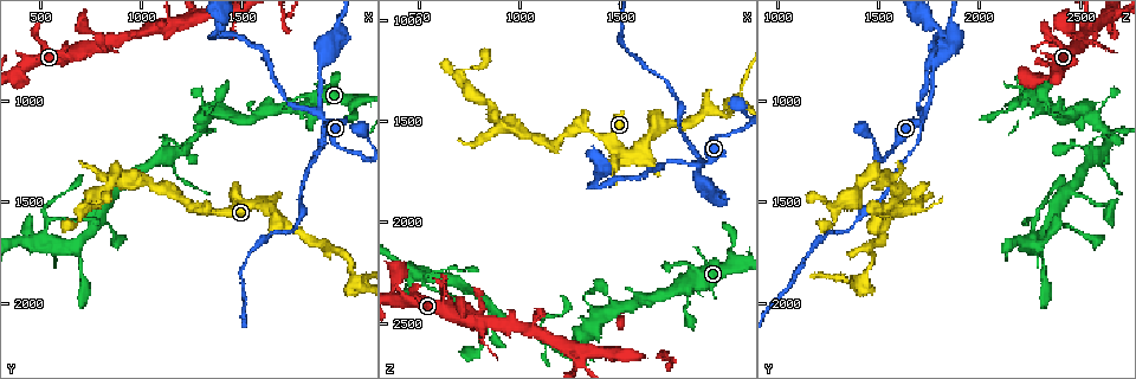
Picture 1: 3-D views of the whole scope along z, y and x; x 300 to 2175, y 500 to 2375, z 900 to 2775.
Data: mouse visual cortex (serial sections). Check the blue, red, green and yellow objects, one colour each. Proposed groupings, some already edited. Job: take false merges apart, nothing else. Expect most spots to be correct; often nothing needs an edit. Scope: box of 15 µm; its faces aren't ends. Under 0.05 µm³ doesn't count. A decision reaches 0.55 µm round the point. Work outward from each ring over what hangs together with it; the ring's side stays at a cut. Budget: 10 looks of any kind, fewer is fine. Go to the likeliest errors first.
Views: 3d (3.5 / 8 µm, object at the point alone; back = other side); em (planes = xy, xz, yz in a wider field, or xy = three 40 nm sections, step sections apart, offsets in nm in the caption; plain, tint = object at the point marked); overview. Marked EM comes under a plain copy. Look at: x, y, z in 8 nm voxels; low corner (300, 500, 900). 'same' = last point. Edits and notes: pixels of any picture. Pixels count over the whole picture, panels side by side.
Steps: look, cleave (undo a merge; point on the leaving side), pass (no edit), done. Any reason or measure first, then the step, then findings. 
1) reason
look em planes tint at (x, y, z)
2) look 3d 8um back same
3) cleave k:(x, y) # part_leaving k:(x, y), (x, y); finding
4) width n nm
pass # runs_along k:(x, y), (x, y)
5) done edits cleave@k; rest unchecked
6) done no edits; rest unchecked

looks like a crossing
look 3d 3.5um at (1890, 1060, 1710)

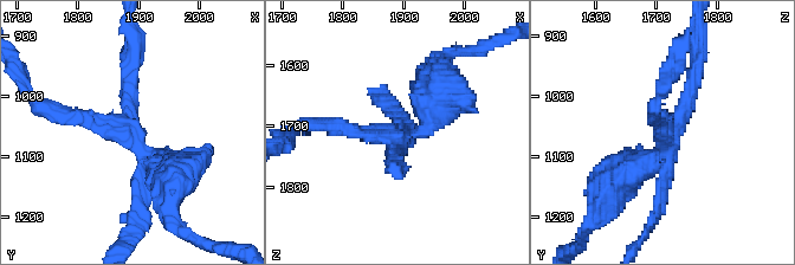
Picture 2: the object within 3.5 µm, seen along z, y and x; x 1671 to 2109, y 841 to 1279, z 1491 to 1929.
arms 4; arm_widths 150, 200, 200, 350 nm
look em xy step 5 tint at (1880, 1065, 1710)

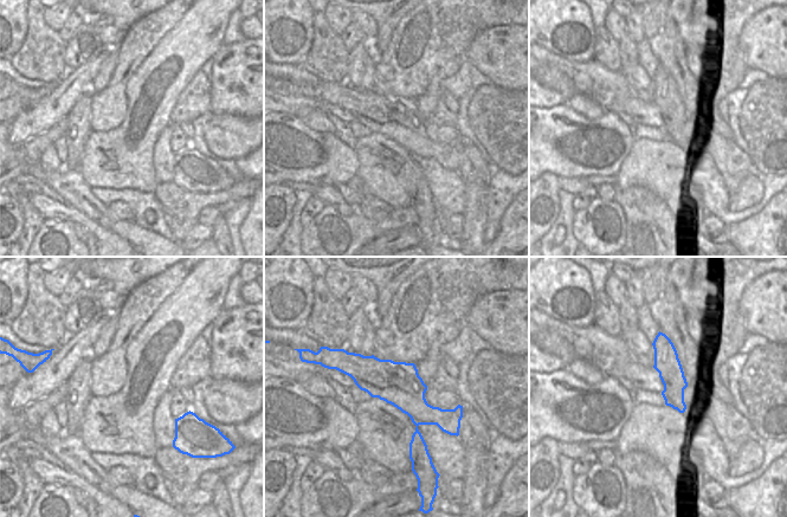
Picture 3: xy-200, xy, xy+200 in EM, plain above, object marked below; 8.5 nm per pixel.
cleave 2:(133, 76) # part_leaving 2:(130, 115), (134, 31); a second cell is stuck on

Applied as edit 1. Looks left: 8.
see it whole again
look overview

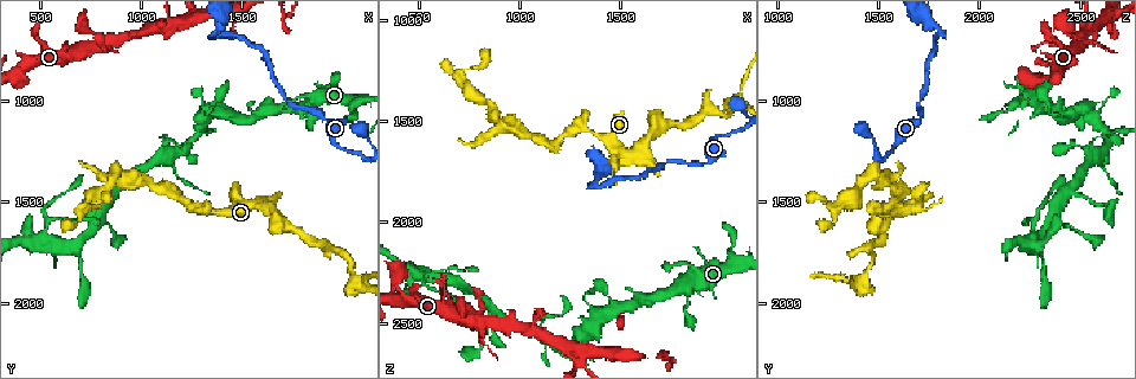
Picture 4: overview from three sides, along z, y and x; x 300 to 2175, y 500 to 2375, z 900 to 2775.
thick turns thin
look 3d 3.5um at (540, 1600, 2260)

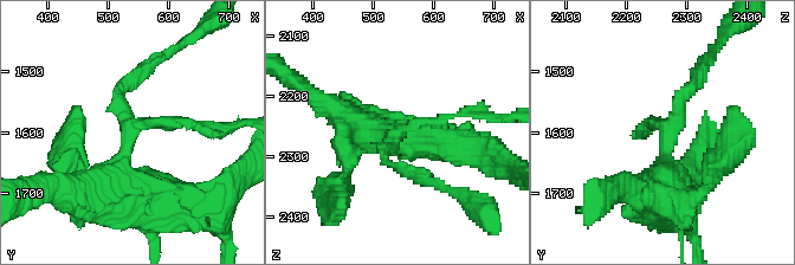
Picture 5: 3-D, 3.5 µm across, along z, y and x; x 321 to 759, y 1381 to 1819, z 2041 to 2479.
look em xy step 1 tint at (545, 1590, 2260)

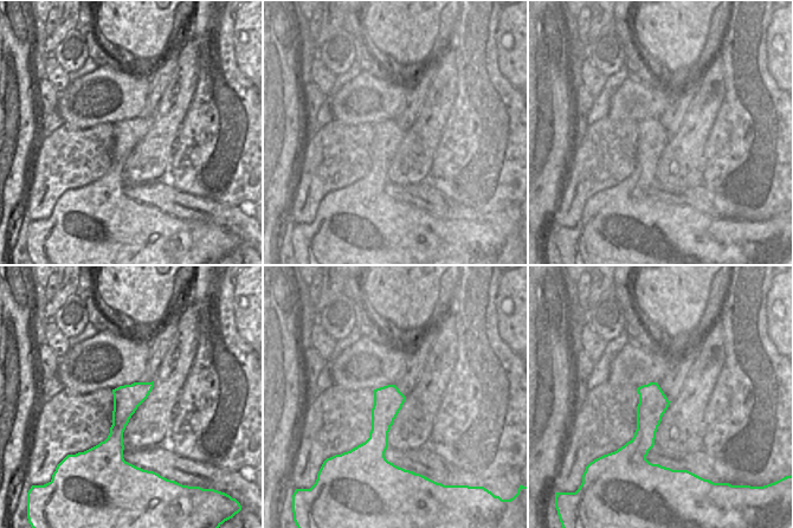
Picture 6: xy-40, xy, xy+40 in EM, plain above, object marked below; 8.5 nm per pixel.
width 260 nm
pass # runs_along 6:(149, 385), (121, 414), (116, 458); all the same cell

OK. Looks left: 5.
thin neck
look 3d 8um at (1820, 960, 2220)

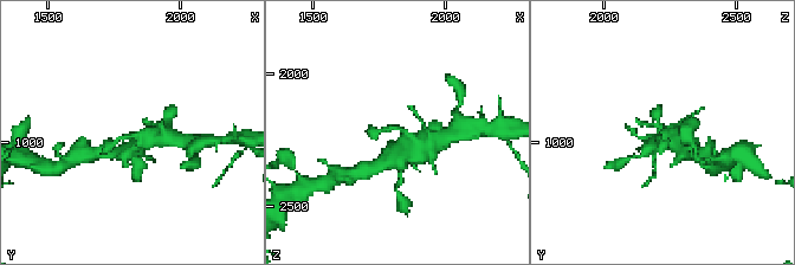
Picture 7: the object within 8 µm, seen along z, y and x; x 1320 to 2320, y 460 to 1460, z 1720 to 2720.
look em xy step 2 tint at (1810, 970, 2200)

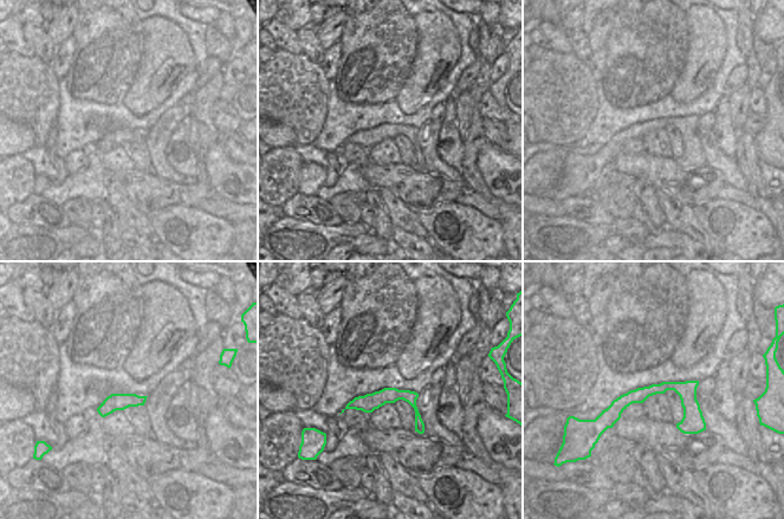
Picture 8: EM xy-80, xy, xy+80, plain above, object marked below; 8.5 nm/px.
pass # runs_along 8:(694, 383), (632, 396), (603, 426); continuous, no second cell

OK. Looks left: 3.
sudden change in width
look 3d 8um at (1640, 1490, 1690)

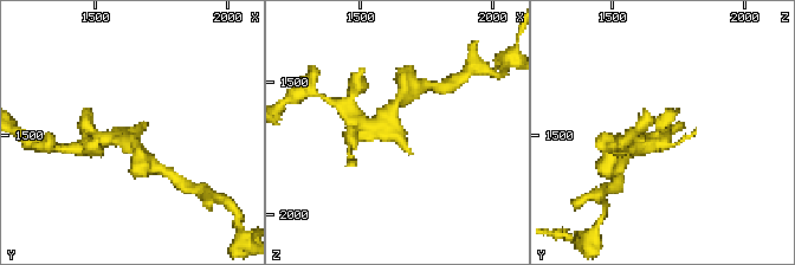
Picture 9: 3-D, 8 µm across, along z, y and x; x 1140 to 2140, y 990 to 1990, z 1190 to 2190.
look 3d 3.5um at (1630, 1500, 1710)

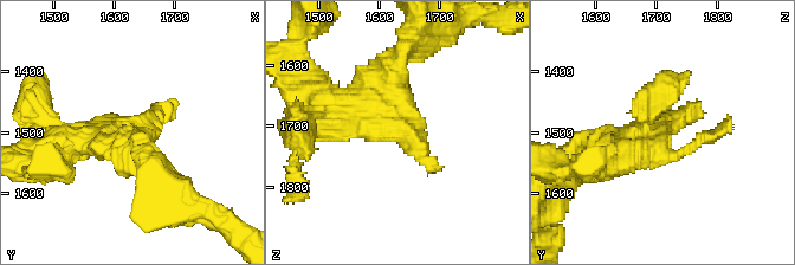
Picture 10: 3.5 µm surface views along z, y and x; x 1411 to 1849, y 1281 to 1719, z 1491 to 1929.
look em xy step 5 tint at (1635, 1490, 1705)

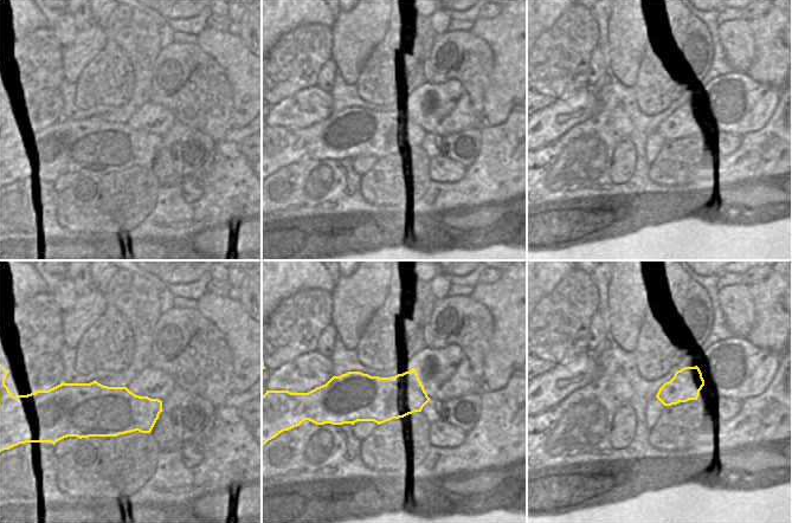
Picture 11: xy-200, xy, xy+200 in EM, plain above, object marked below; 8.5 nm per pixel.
pass # runs_along 10:(328, 103), (375, 109), (444, 167); one cell here

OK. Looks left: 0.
done edits cleave@2; rest unchecked

